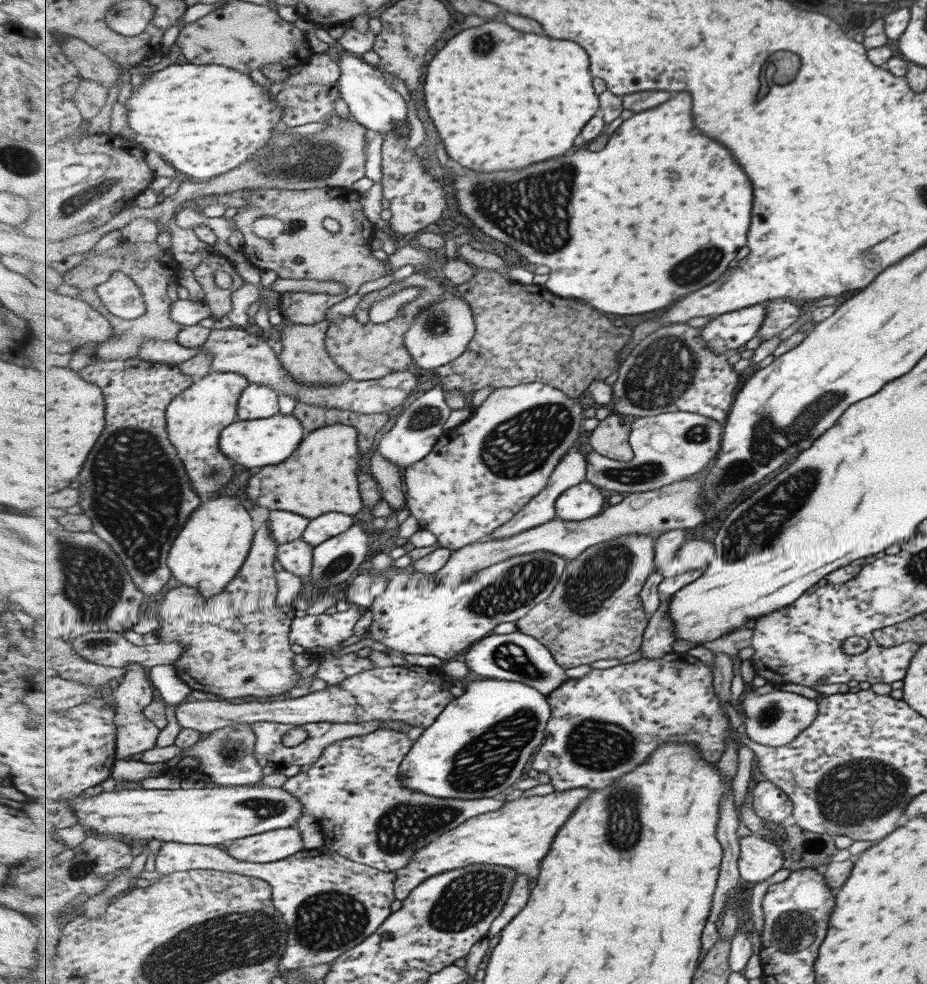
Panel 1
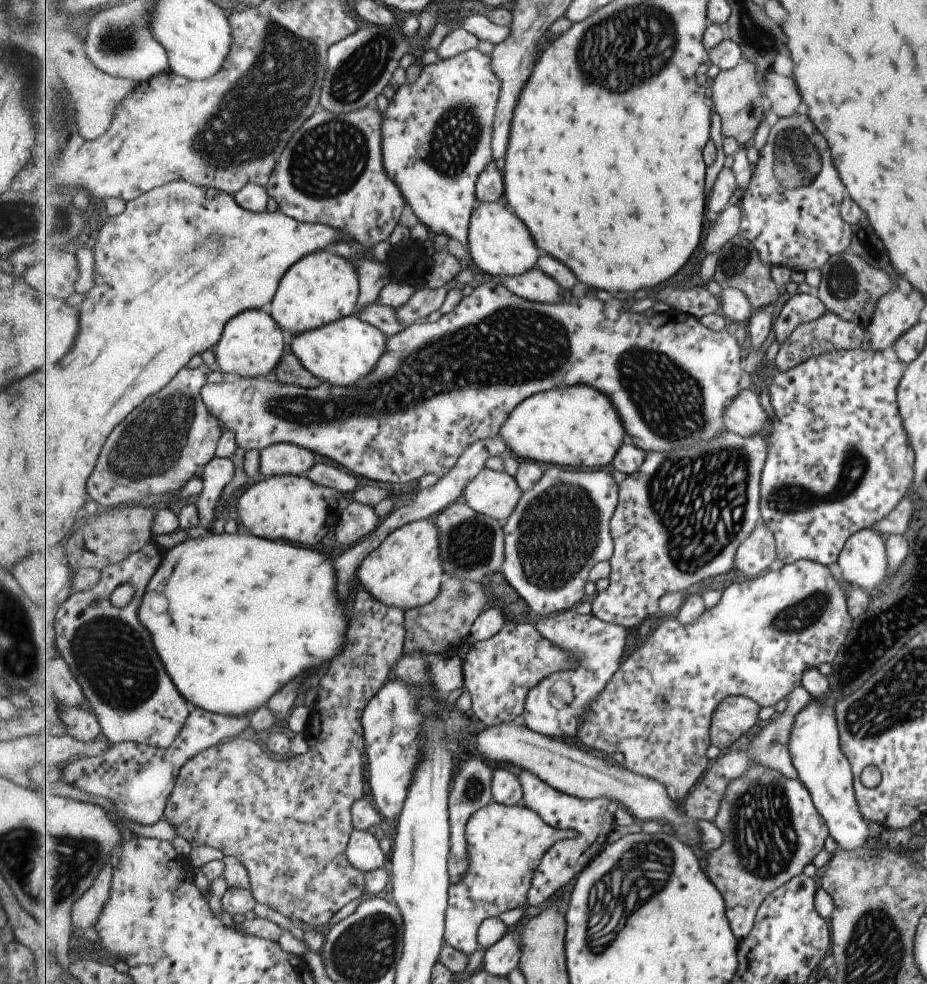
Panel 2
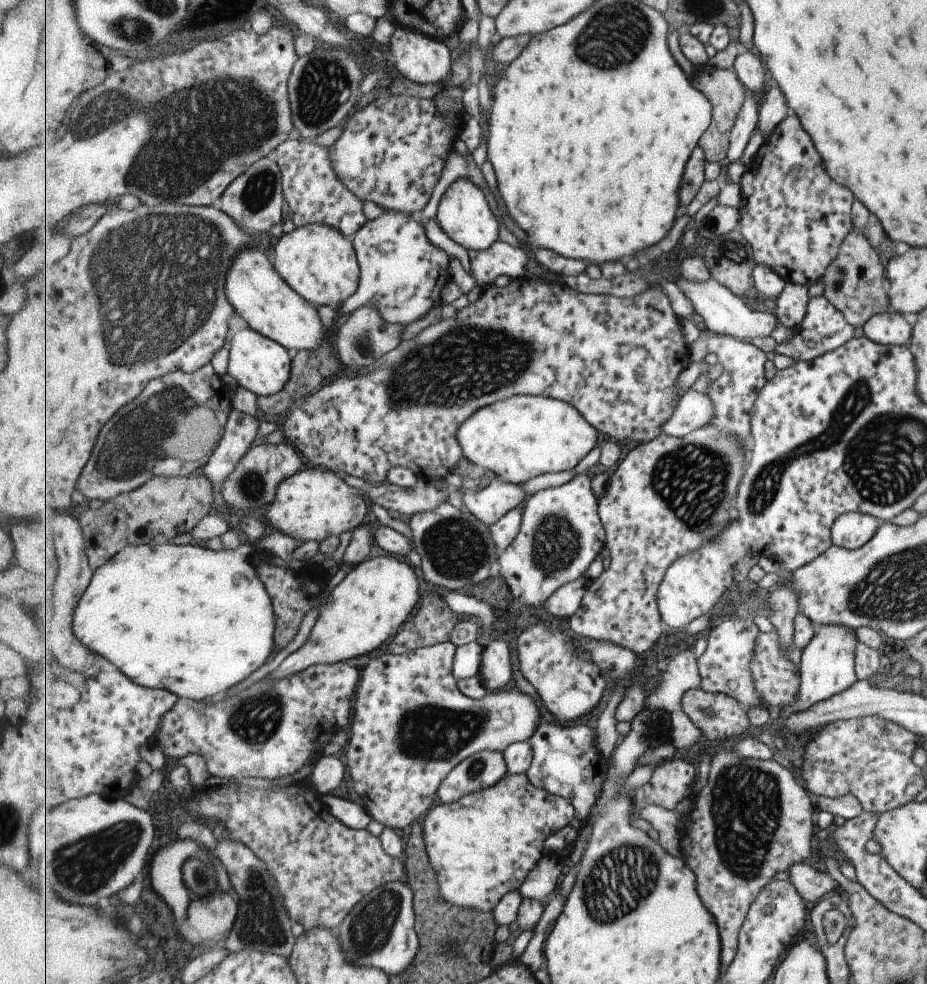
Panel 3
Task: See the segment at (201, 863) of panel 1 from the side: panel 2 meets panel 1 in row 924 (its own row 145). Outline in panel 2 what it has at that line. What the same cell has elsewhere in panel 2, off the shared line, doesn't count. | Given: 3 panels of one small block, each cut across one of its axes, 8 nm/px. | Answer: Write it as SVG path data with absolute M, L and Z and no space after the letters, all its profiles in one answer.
M375 104L362 108L352 113L337 114L331 111L325 110L319 106L316 113L294 134L289 144L284 148L283 154L279 157L278 165L275 167L274 174L270 178L268 193L273 198L281 211L287 213L291 218L297 219L303 223L325 223L329 226L338 228L342 231L348 241L355 242L359 248L364 250L371 250L373 246L377 246L383 241L389 241L391 233L397 228L401 216L403 216L403 205L406 202L406 198L402 195L401 188L392 179L386 171L385 155L382 153L383 138L382 138L382 122L385 121L385 114L377 110Z

